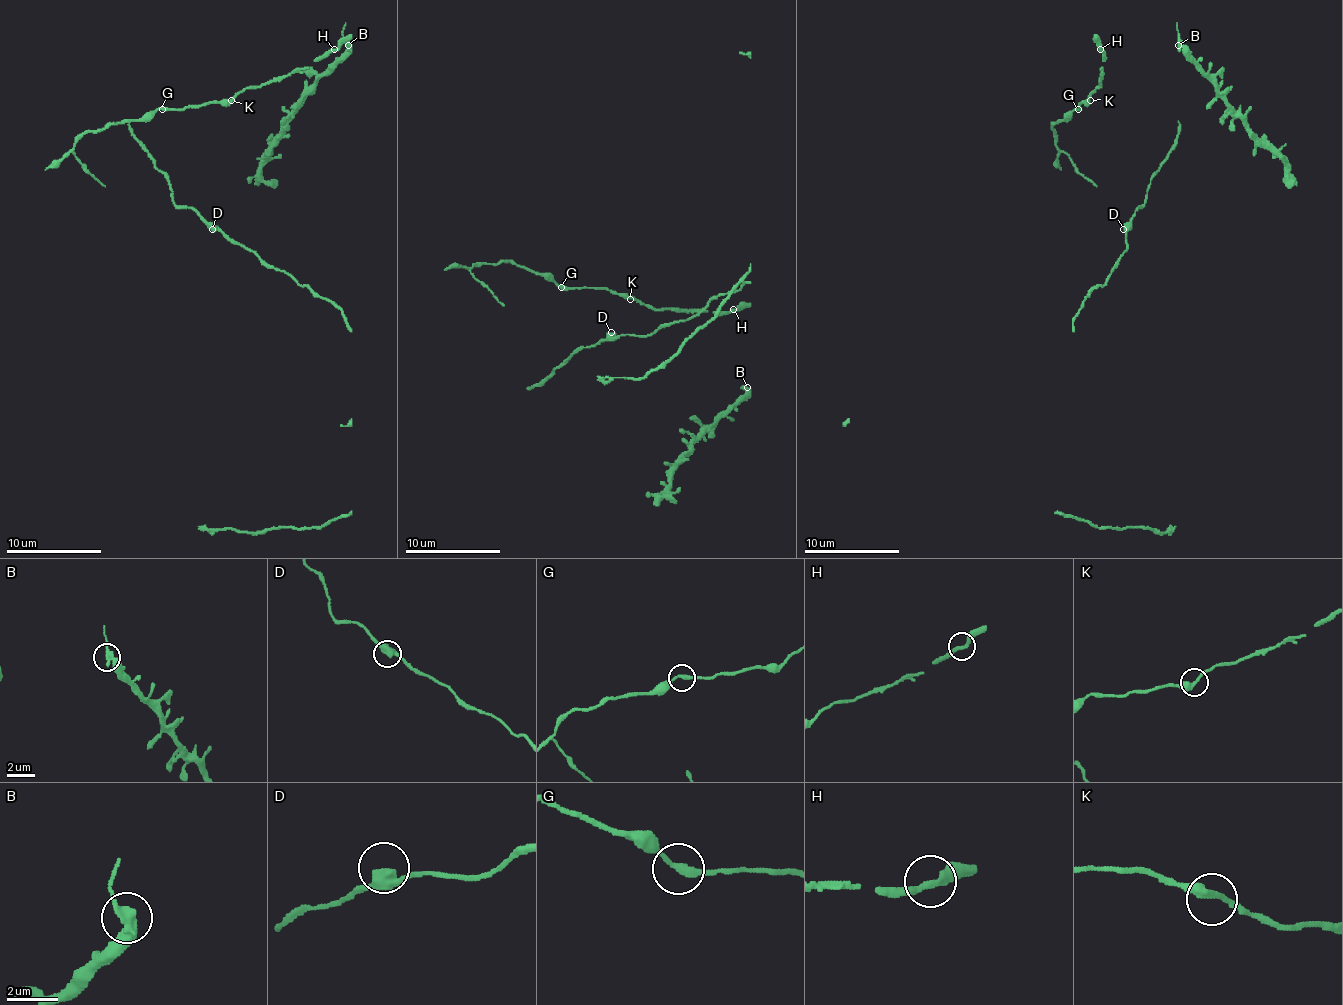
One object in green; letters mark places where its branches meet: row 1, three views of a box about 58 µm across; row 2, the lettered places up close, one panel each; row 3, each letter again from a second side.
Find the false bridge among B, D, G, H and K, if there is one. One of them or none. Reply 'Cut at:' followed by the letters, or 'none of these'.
Cut at: none of these

